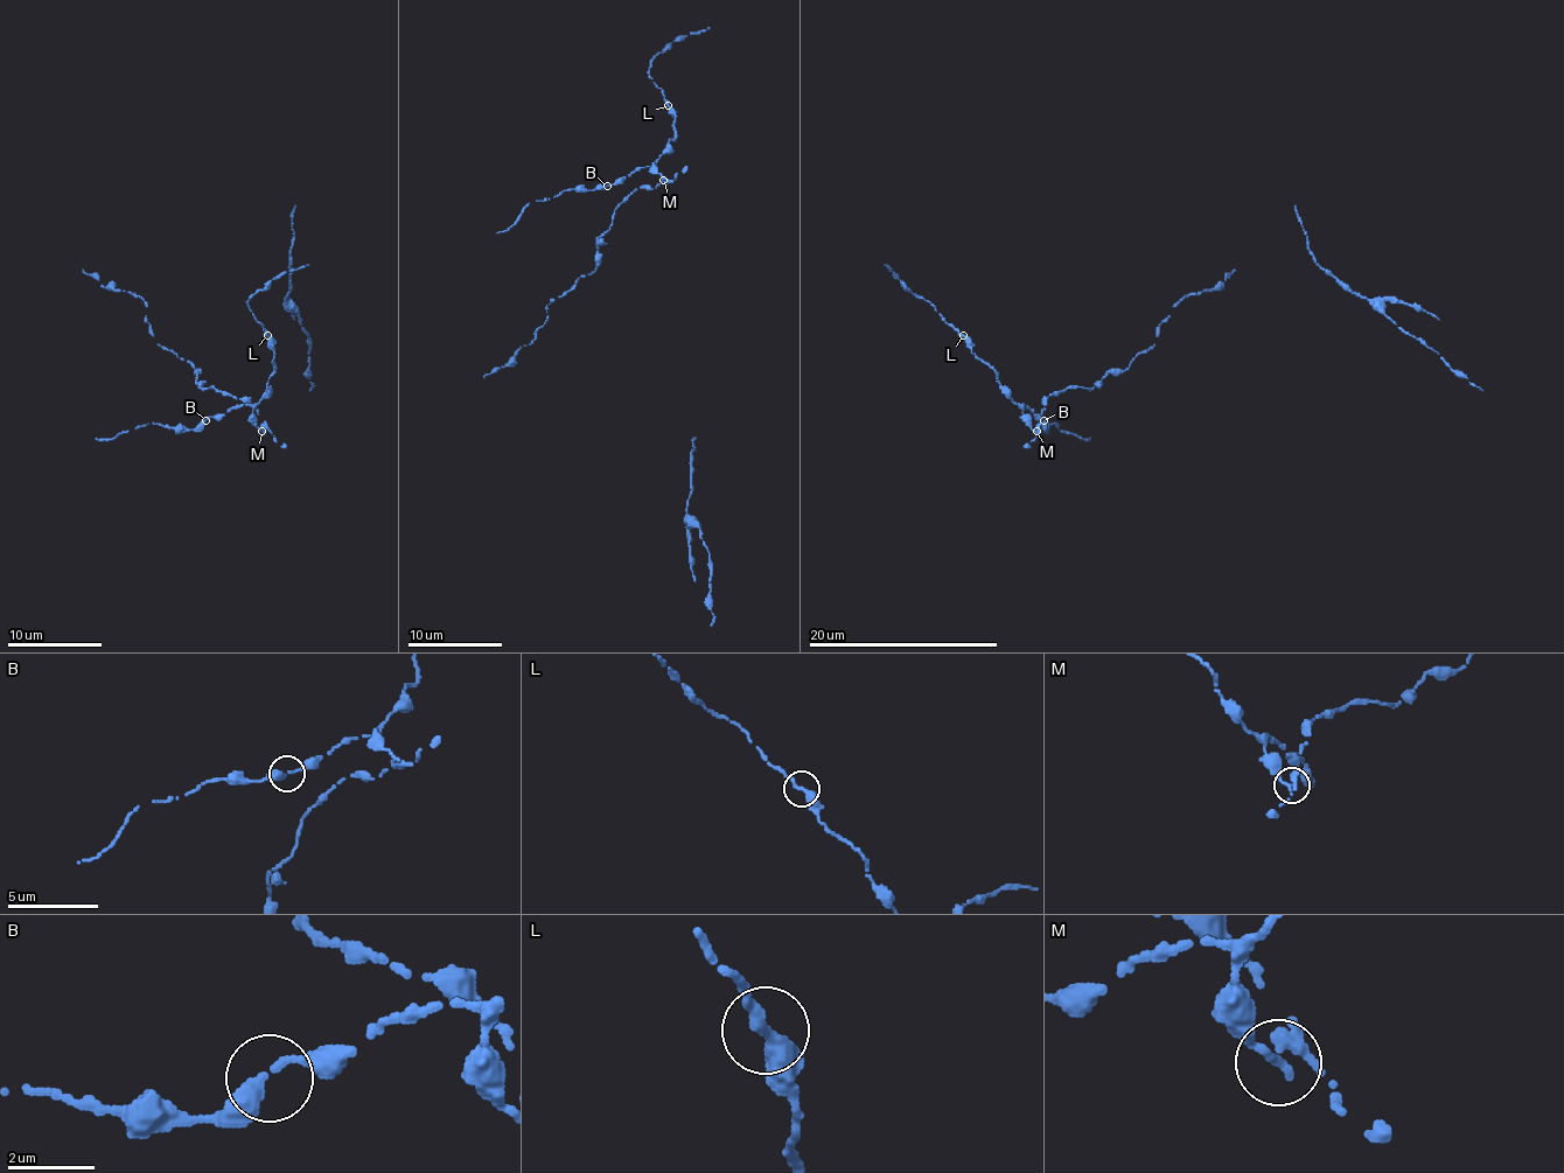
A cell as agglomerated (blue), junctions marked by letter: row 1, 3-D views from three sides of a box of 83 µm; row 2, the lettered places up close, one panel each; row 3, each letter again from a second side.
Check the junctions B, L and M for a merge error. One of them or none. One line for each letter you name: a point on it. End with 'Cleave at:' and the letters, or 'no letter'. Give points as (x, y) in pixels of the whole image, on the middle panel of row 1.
M: place (663, 180)
Cleave at: M

